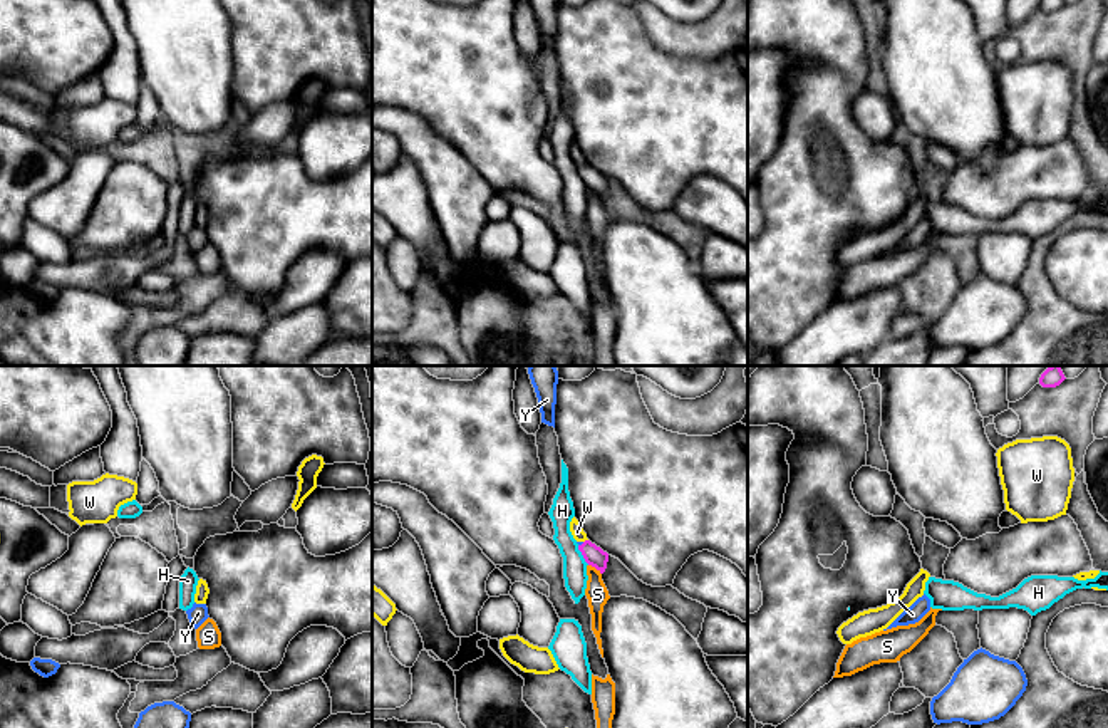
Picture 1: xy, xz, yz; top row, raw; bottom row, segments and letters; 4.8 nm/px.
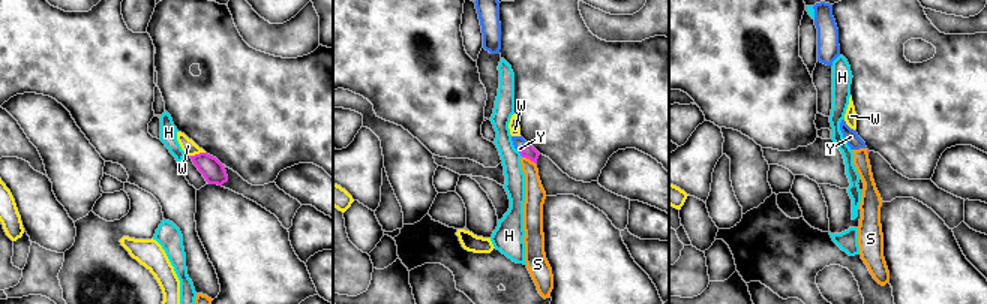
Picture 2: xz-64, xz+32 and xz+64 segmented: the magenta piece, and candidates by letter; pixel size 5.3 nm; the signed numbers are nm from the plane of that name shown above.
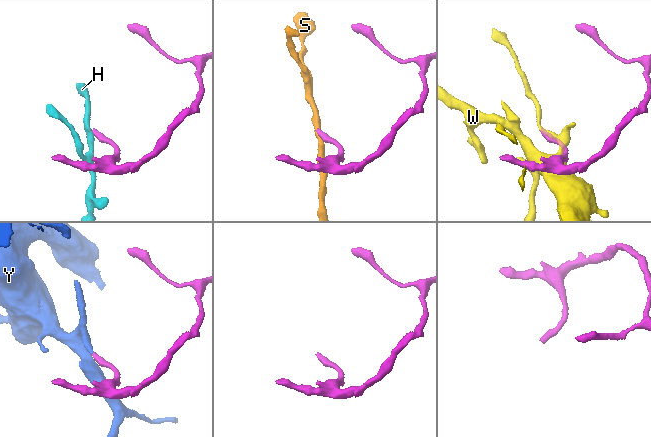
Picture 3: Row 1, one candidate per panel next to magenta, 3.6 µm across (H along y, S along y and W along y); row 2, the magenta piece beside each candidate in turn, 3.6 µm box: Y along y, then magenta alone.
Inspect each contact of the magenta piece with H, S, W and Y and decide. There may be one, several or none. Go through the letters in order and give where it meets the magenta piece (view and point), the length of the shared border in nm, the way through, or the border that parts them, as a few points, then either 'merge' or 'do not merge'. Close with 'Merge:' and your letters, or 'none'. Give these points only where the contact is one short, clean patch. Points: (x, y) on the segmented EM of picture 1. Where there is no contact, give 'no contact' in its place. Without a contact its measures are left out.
H: contact xz (582, 554); length 110 nm; border xz (577, 546), (589, 564); do not merge
S: contact xz (595, 567); length 80 nm; border xz (589, 564), (600, 574); do not merge
W: contact xz (585, 540); length 30 nm; do not merge
Y: contact xz (582, 544); length 40 nm; way xz (594, 556), (582, 544), (577, 542); merge
Merge: Y

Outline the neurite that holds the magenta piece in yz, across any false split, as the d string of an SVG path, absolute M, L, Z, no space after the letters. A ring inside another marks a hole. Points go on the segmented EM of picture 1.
M1049 366L1039 377L1043 387L1056 387L1064 381L1064 374L1059 366Z

